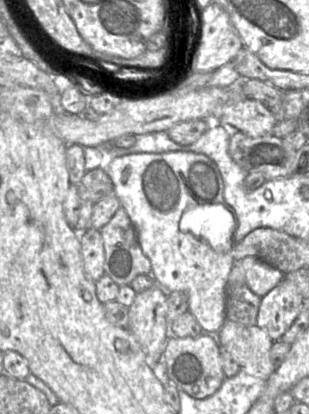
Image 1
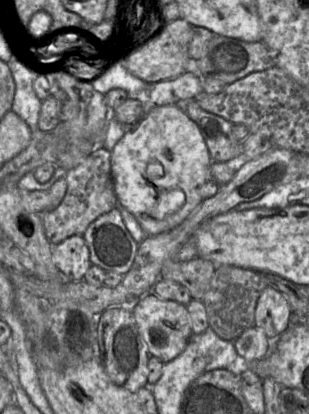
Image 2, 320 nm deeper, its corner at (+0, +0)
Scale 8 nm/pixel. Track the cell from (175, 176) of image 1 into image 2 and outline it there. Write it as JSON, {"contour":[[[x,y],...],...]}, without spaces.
{"contour":[[[180,105],[151,106],[135,126],[128,127],[110,152],[117,205],[135,217],[146,235],[171,230],[203,201],[199,189],[210,179],[212,162],[199,126]]]}

